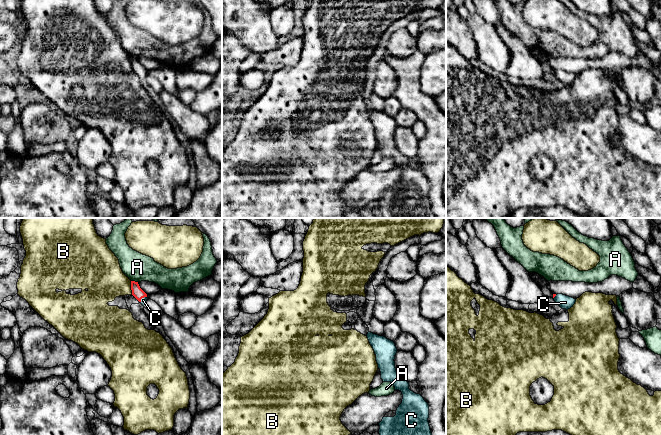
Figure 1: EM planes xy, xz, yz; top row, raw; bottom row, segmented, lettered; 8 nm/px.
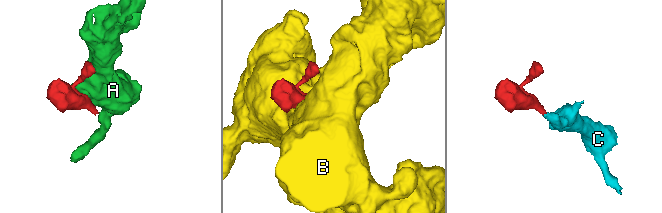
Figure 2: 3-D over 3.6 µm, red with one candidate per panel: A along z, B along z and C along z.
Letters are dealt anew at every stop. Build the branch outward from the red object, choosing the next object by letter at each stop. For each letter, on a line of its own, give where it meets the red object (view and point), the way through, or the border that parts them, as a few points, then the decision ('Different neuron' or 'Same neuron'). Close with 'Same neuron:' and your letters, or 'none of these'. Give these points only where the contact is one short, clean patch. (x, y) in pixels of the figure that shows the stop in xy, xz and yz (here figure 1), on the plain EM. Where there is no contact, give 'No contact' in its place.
A: Touches red at xy (134, 57). Different neuron
B: Touches red at xy (131, 63). Different neuron
C: Touches red at xy (142, 73). Path across: xy (137, 68), (142, 73), (143, 76). Same neuron
Same neuron: C

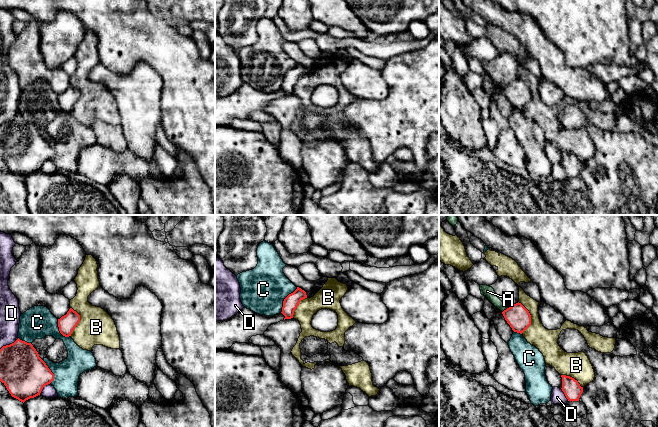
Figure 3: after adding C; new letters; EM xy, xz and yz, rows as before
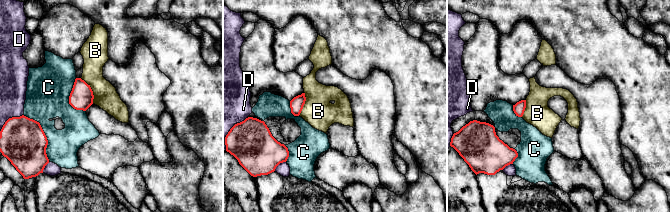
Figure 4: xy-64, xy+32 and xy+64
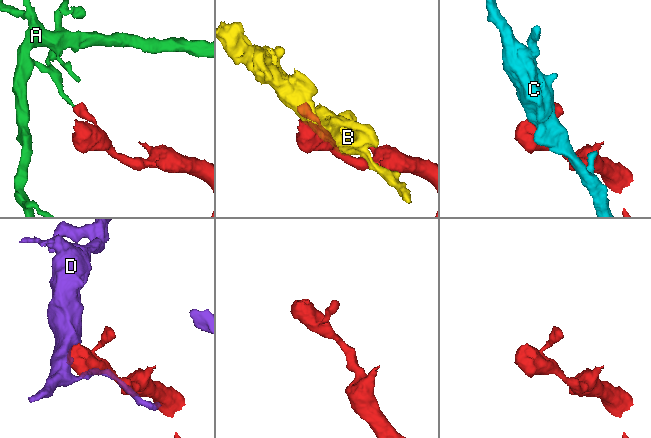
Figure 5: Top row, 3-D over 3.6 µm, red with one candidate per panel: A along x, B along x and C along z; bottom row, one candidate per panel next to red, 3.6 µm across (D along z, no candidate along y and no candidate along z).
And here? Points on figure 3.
A: Touches red at yz (504, 86). Boundary: yz (507, 84), (502, 88). Different neuron
B: Touches red at yz (530, 93). Different neuron
C: Touches red at xz (284, 75). Different neuron
D: Touches red at xy (10, 120). Different neuron
Same neuron: none of these

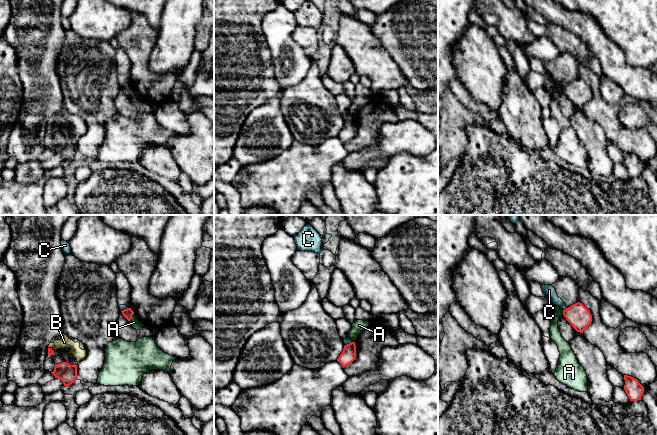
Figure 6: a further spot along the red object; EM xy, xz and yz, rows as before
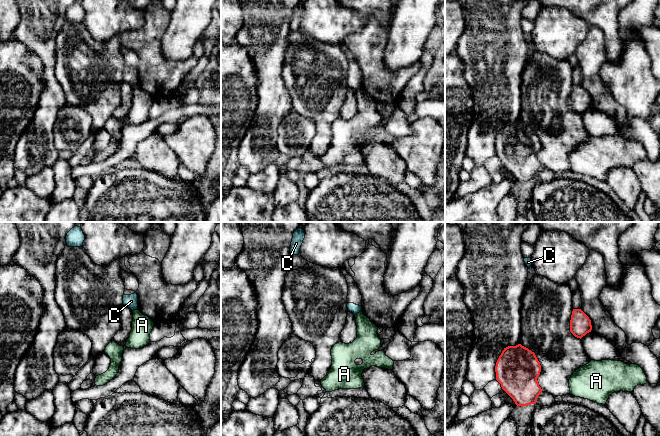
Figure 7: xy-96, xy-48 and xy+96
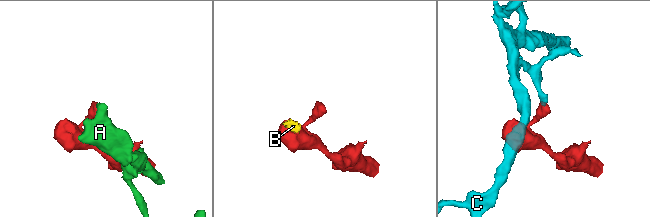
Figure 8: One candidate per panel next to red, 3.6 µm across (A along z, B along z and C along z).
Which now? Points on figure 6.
A: Touches red at xy (131, 93). Different neuron
B: Touches red at xy (50, 124). Same neuron
C: Touches red at yz (565, 85). Boundary: yz (566, 83), (563, 86). Different neuron
Same neuron: B

